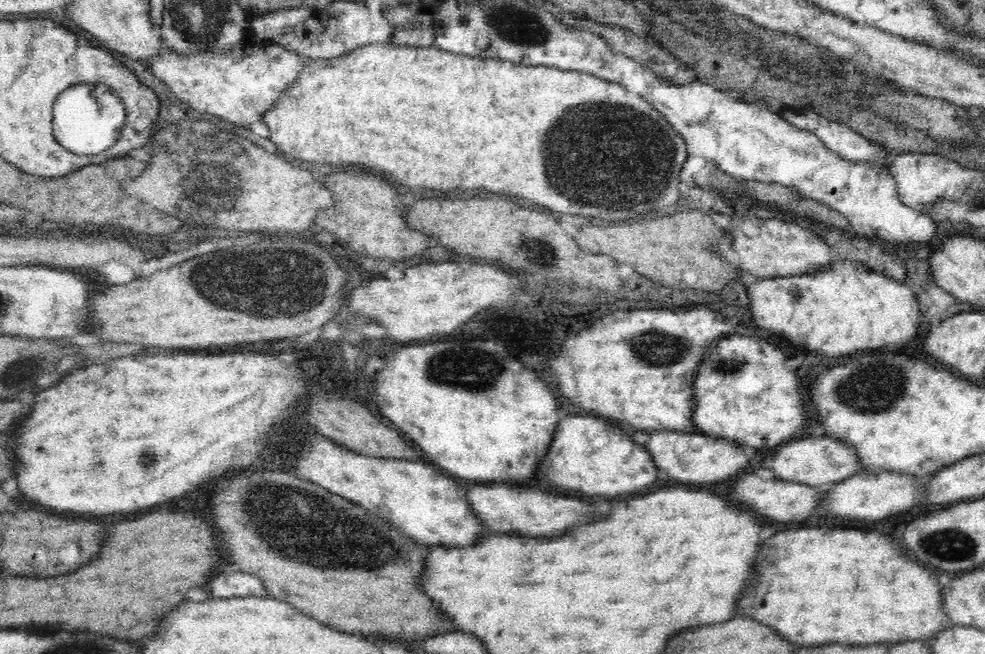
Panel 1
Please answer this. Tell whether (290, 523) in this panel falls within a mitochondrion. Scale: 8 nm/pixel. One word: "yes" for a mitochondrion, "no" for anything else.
yes

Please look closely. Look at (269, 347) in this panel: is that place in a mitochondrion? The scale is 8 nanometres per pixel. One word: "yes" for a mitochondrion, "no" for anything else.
no

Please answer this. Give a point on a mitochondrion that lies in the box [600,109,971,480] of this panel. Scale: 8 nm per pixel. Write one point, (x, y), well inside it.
(872, 388)

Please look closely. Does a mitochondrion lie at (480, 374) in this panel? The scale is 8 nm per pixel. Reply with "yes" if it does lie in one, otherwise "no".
yes

